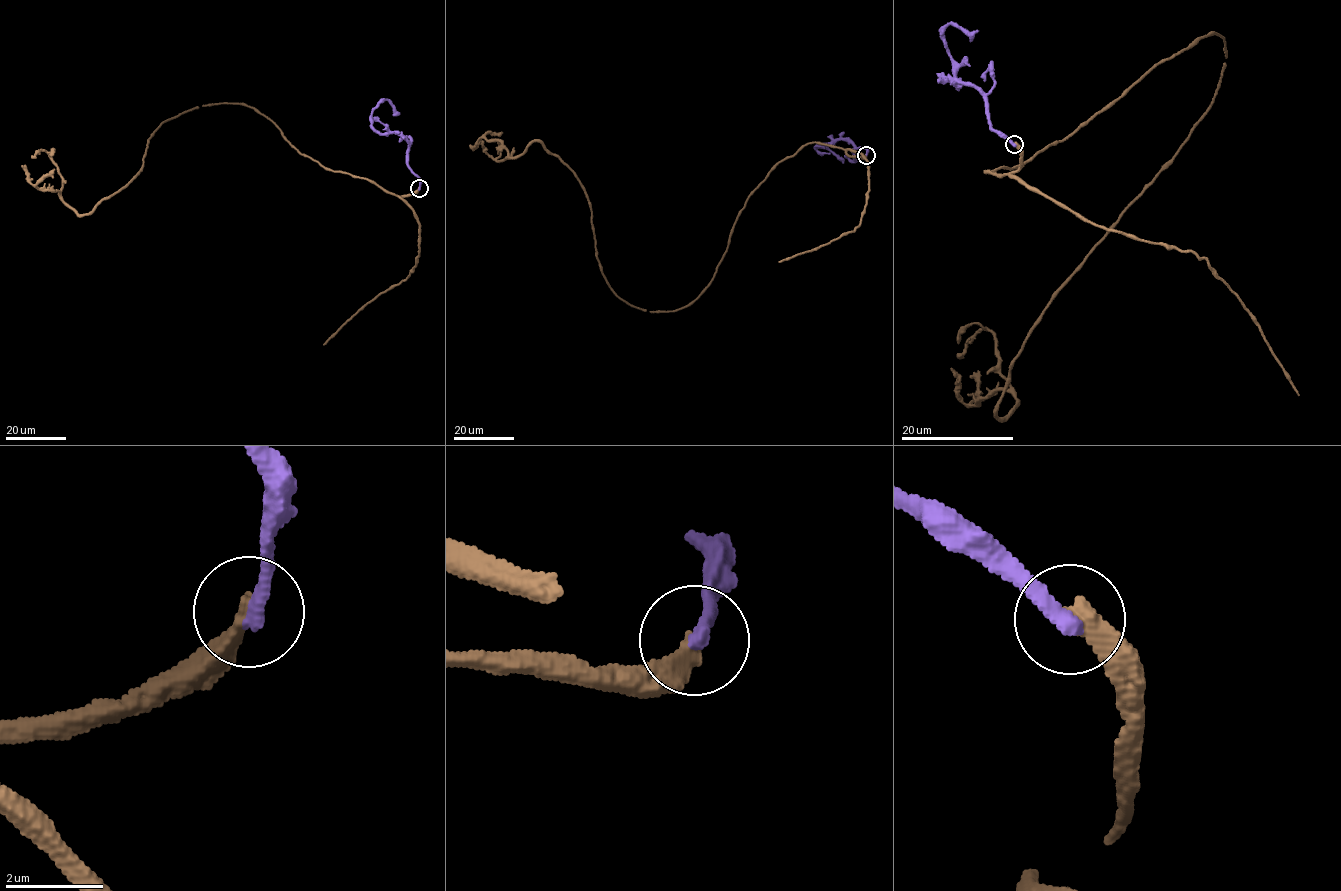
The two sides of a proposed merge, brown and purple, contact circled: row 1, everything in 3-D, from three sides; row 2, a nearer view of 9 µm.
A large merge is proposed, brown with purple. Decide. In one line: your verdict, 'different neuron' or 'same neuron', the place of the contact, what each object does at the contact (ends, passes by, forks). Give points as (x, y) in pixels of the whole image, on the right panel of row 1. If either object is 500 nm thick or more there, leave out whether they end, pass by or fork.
different neuron | (1014, 144) | brown ends | purple ends

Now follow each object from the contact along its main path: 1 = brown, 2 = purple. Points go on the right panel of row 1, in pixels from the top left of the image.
1: (1015, 145), (985, 173), (1223, 38), (1207, 110), (1011, 363), (996, 417), (1015, 407), (994, 333), (957, 357)
2: (1015, 145), (990, 128), (987, 99), (978, 89), (950, 82), (956, 89), (944, 29), (978, 31)

